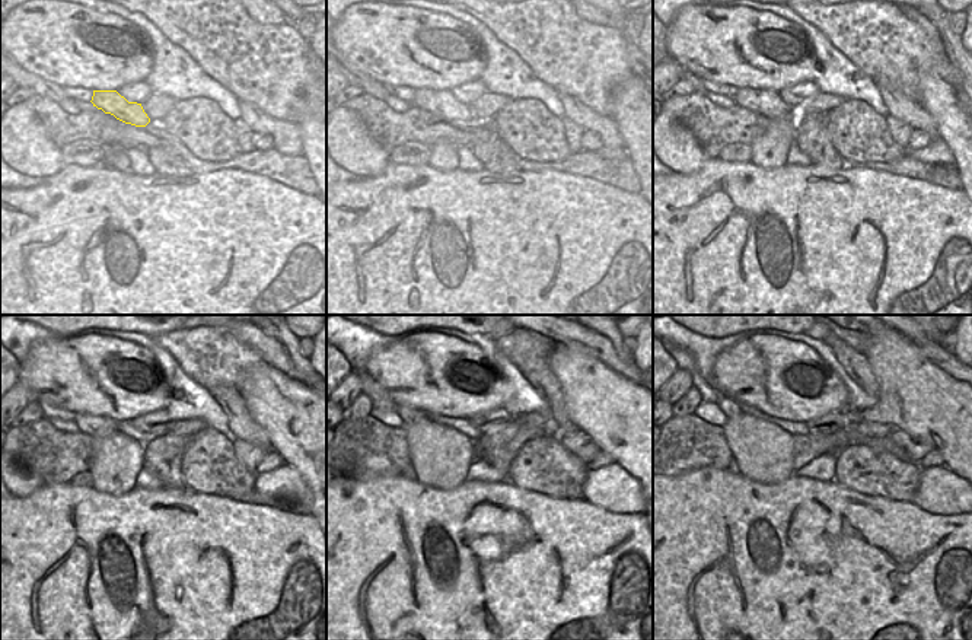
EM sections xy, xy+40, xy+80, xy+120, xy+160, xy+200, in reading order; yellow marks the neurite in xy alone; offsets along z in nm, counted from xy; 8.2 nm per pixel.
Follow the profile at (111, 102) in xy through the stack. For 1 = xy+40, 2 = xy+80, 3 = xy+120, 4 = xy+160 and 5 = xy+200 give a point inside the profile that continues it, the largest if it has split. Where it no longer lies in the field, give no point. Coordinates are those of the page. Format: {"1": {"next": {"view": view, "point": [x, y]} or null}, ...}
{"1": {"next": {"view": "xy+40", "point": [440, 102]}}, "2": {"next": {"view": "xy+80", "point": [767, 102]}}, "3": {"next": {"view": "xy+120", "point": [91, 424]}}, "4": {"next": {"view": "xy+160", "point": [408, 416]}}, "5": {"next": {"view": "xy+200", "point": [730, 408]}}}

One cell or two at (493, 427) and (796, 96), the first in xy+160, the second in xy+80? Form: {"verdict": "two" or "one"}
{"verdict": "one"}

